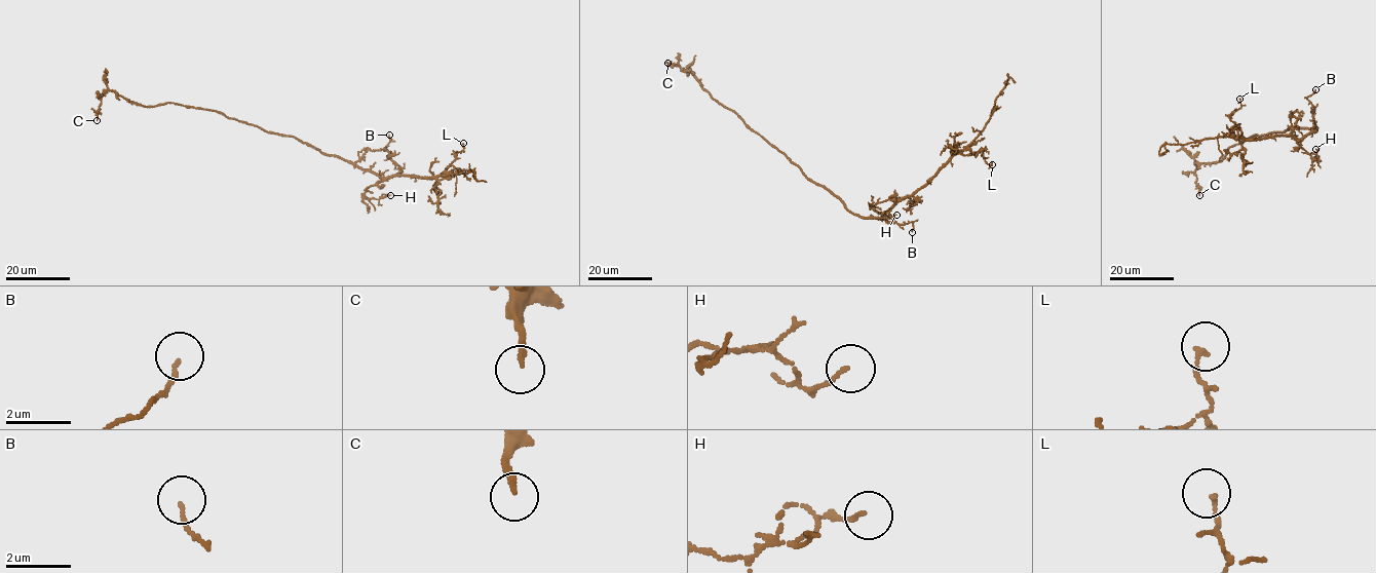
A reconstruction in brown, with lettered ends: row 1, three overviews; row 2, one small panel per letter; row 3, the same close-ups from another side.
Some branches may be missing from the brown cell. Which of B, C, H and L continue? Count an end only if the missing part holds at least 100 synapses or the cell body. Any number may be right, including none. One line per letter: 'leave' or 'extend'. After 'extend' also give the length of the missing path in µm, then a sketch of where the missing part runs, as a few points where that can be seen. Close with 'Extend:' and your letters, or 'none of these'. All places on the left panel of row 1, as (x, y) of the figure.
B: leave
C: leave
H: leave
L: leave
Extend: none of these

